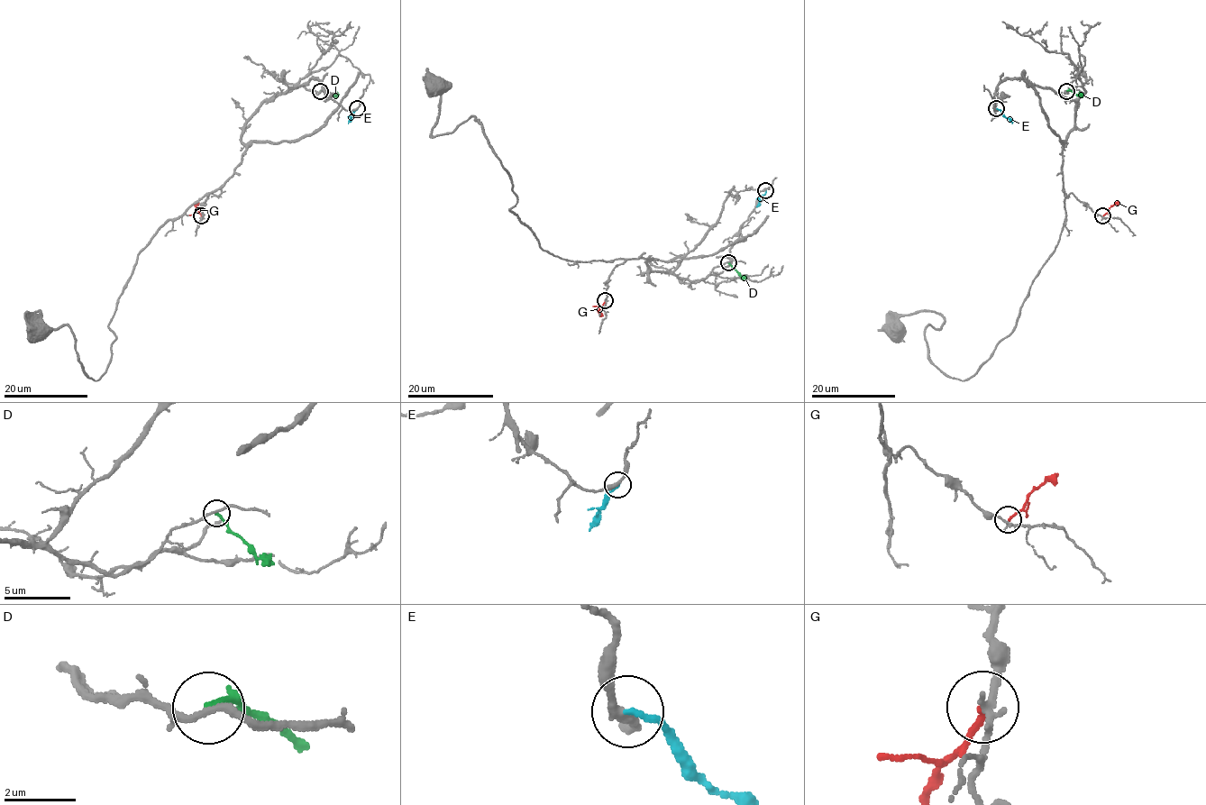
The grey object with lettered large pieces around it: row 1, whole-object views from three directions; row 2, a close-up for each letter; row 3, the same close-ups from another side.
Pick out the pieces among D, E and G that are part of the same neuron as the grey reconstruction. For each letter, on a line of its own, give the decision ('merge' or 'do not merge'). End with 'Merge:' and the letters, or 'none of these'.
D: do not merge
E: merge
G: do not merge
Merge: E

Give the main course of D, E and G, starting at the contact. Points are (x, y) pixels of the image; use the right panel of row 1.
D: (1066, 91), (1071, 90), (1079, 96), (1082, 93)
E: (996, 109), (1012, 123)
G: (1103, 215), (1119, 201)

